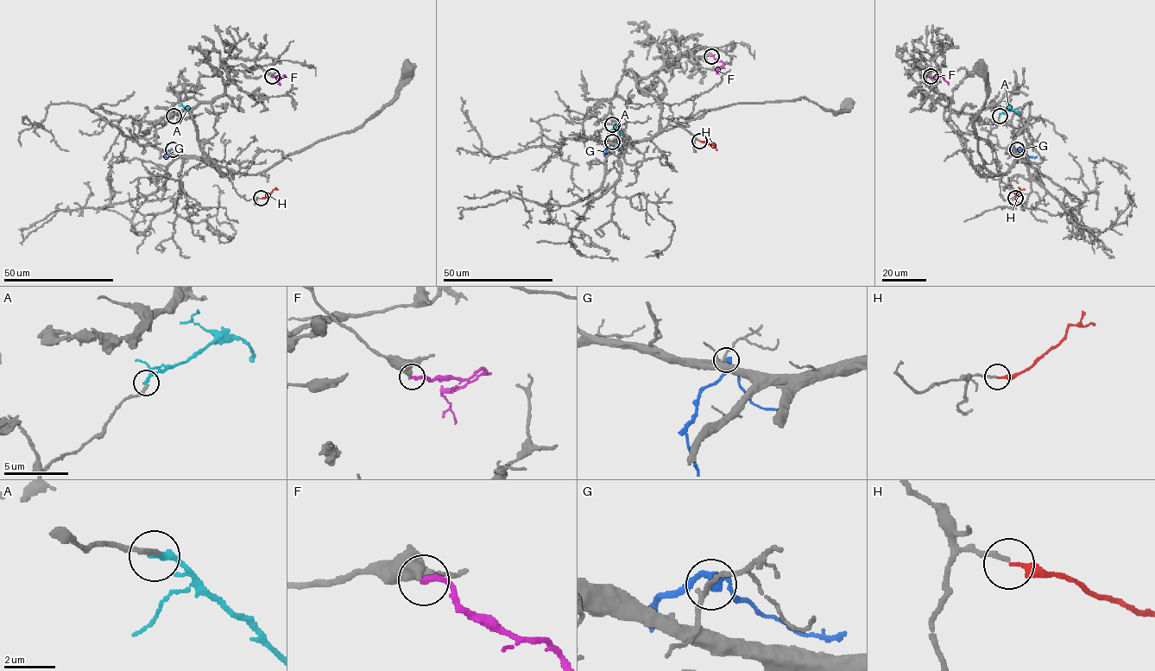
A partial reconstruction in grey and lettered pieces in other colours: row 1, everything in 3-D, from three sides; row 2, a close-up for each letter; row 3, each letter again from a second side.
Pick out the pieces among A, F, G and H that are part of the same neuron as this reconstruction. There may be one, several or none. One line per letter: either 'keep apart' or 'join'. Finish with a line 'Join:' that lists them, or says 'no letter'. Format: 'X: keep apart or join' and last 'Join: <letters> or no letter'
A: keep apart
F: keep apart
G: keep apart
H: join
Join: H

